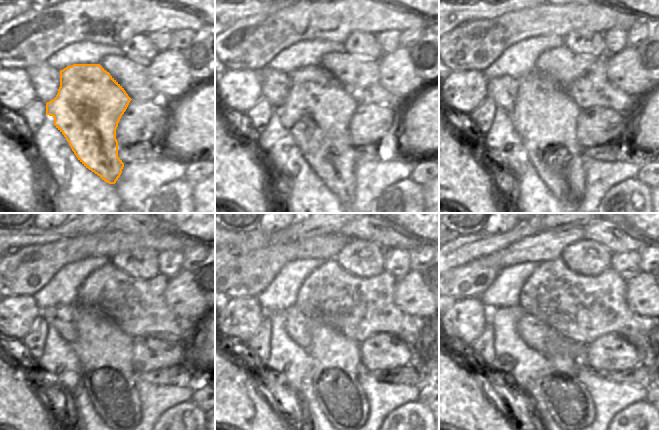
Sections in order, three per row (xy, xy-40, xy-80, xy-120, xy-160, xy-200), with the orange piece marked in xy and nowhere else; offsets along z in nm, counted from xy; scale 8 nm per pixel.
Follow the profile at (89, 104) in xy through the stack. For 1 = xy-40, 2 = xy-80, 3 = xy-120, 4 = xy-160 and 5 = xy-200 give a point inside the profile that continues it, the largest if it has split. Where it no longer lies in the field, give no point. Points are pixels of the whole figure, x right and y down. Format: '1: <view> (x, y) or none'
1: xy-40 (317, 110)
2: xy-80 (544, 116)
3: xy-120 (105, 352)
4: xy-160 (336, 365)
5: xy-200 (569, 403)

